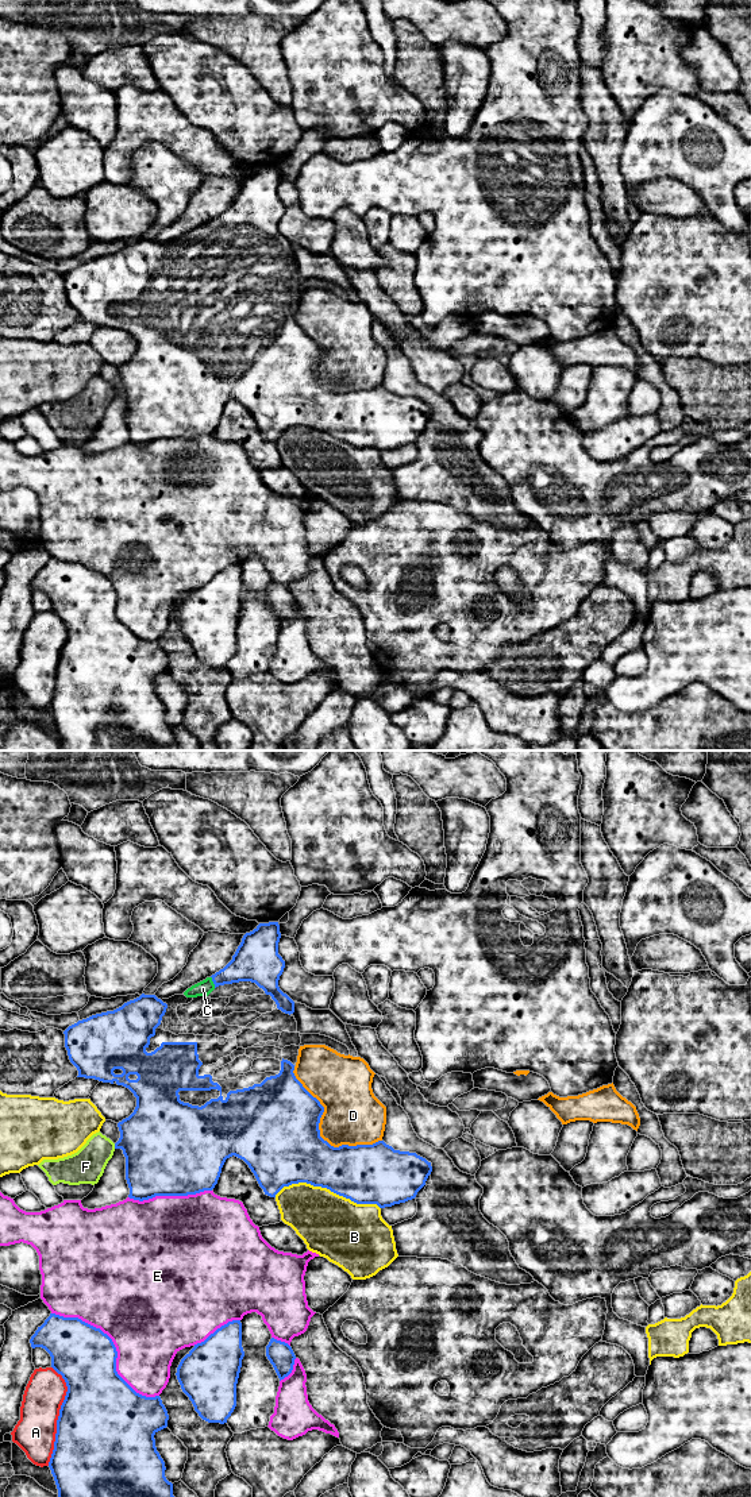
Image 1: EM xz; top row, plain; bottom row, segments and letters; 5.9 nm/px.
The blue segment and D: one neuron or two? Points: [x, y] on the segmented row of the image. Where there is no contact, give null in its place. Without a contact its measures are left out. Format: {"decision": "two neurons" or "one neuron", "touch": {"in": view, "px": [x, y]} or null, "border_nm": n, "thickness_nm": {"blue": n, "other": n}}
{"decision": "two neurons", "touch": {"in": "xz", "px": [319, 1131]}, "border_nm": 700, "thickness_nm": {"blue": 500, "other": 360}}

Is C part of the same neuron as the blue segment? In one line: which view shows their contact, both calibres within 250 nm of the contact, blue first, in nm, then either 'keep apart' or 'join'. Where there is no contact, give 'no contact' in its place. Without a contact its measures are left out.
contact in xz; calibres 220 and 90 nm; join

